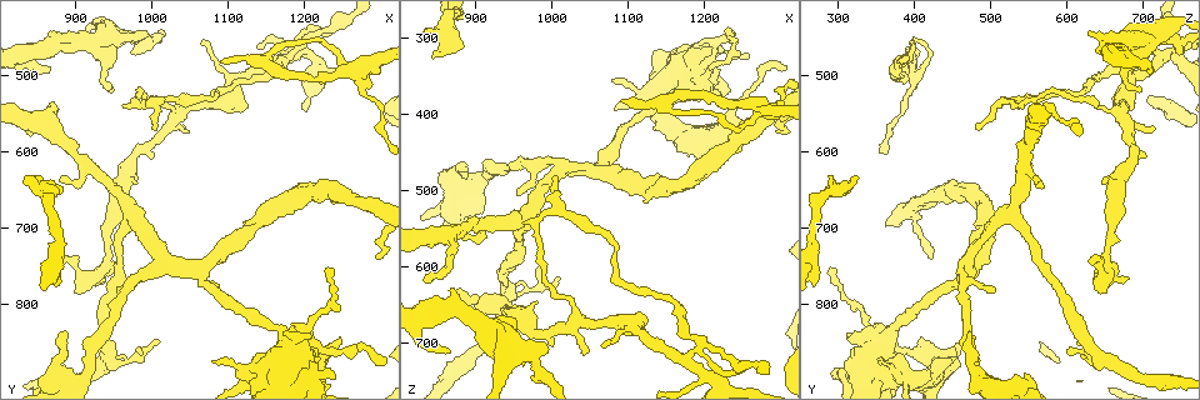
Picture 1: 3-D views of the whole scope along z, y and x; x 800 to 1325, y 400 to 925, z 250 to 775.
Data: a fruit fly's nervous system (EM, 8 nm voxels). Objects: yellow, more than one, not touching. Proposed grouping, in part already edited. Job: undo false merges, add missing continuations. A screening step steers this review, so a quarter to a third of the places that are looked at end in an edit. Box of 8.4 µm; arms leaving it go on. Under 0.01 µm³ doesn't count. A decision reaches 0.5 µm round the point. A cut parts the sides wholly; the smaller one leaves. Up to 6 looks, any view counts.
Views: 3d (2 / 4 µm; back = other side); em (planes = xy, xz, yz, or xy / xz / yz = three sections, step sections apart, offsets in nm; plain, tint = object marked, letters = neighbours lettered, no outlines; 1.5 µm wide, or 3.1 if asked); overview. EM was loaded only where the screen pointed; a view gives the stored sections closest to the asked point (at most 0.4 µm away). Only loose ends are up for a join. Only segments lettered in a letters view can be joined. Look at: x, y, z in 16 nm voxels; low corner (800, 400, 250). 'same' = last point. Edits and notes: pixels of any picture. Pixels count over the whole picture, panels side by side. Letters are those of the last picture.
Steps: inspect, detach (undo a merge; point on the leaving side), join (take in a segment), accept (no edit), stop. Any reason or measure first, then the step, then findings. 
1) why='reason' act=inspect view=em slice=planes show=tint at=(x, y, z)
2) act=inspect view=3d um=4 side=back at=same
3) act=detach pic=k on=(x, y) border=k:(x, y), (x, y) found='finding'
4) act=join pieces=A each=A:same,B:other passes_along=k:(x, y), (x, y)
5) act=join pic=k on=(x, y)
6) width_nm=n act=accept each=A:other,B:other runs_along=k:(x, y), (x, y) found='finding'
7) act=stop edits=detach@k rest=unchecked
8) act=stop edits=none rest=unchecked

why='thin neck' act=inspect view=em slice=planes show=tint at=(1210, 500, 380)

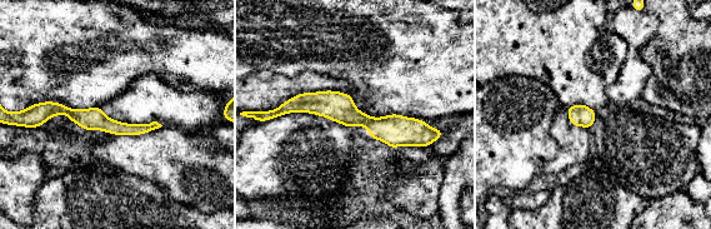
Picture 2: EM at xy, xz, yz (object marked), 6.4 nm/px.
act=inspect view=em slice=planes show=letters at=same

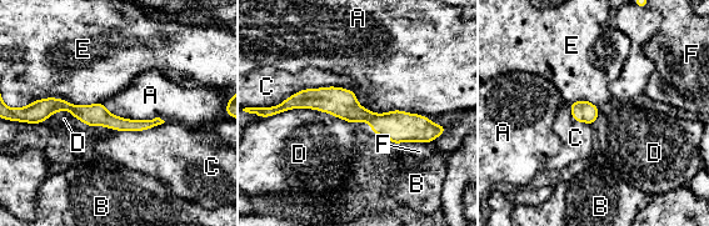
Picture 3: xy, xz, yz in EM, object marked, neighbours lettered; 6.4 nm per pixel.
width_nm=140 act=accept each=A:other,B:other,C:other,D:other,E:other,F:other runs_along=3:(284, 105), (430, 130) found='all the same neuron'

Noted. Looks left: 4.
why='thin end' act=inspect view=em slice=planes show=letters at=(1095, 485, 385)

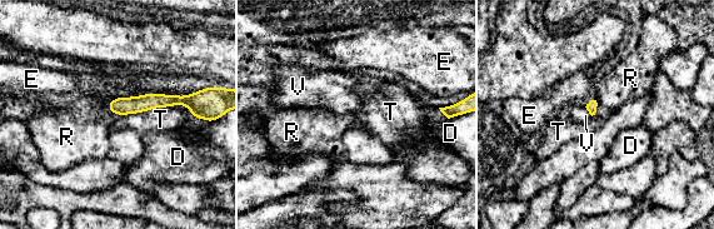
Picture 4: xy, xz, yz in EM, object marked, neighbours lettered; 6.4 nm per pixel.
width_nm=80 act=join pieces=V each=D:other,E:other,R:other,T:other,V:same found='it goes on there'

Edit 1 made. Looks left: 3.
why='free end' act=inspect view=em slice=yz step=4 show=tint at=(865, 495, 710)

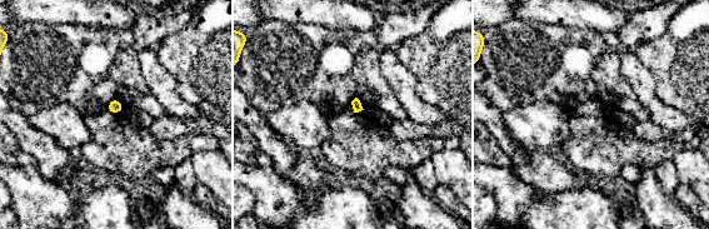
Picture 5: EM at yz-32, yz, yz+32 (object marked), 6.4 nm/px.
why='cut it another way' act=inspect view=em slice=planes show=letters at=same

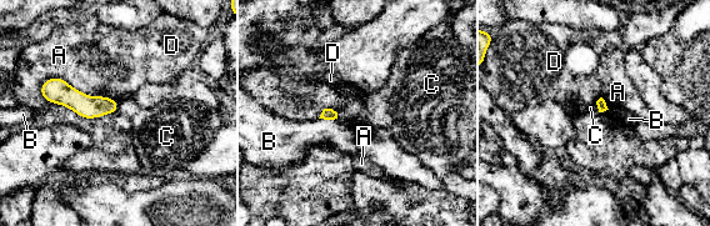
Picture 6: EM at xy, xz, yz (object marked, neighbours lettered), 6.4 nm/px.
longest_contact=A:400nm act=accept each=A:other,B:other,C:other,D:other border=6:(119, 101), (116, 111) found='no lettered segment goes on from it'

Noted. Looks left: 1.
act=stop edits=join@4 rest=unchecked

